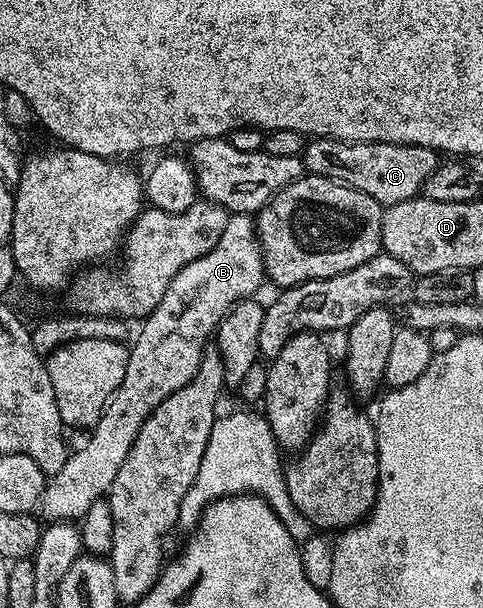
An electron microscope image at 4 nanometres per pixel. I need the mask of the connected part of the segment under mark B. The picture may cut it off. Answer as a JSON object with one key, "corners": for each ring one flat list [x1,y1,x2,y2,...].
{"corners":[[234,214,229,217,226,224,226,232,222,232,222,240,206,252,198,260,186,264,174,280,170,280,170,288,166,288,166,296,158,300,158,304,143,319,141,328,135,335,128,351,128,363,126,364,126,376,122,376,122,384,118,384,112,398,100,411,100,418,95,426,91,427,88,443,81,450,73,449,69,453,66,464,62,464,62,472,51,475,47,479,44,491,40,497,39,513,48,517,49,523,72,522,80,520,95,501,103,499,108,489,114,484,114,476,118,476,118,468,122,468,122,460,126,460,126,452,134,444,138,436,138,428,182,384,186,384,198,372,198,360,202,356,205,346,209,345,210,339,216,333,229,308,244,298,253,297,260,285,265,285,266,275,264,273,264,252,260,248,260,240,256,236,256,224,251,214]]}

